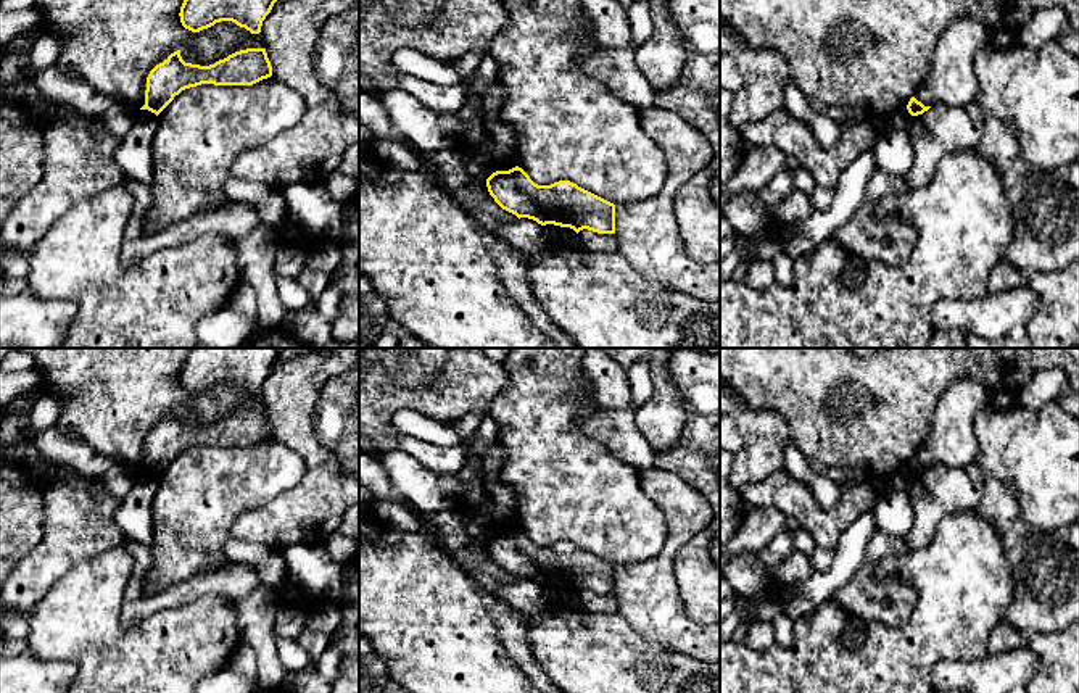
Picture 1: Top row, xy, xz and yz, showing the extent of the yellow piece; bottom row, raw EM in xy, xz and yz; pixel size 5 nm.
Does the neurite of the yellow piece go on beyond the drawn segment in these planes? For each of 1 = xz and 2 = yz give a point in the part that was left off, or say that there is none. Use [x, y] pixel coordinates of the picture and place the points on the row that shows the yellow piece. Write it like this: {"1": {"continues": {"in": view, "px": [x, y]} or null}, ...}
{"1": {"continues": null}, "2": {"continues": null}}

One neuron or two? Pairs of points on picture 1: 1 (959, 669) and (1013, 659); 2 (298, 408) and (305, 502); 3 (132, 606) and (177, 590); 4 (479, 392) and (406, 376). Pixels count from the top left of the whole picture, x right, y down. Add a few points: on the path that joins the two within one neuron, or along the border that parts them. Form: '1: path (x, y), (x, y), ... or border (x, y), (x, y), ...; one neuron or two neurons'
1: path (971, 671), (1000, 671); one neuron
2: path (298, 431), (301, 440), (314, 453), (314, 479); one neuron
3: path (144, 606), (152, 606), (166, 598); one neuron
4: border (443, 365), (427, 385), (398, 387), (393, 382); two neurons

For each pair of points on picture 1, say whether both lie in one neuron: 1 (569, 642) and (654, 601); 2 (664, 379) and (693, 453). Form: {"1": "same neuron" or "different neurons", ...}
{"1": "different neurons", "2": "different neurons"}

